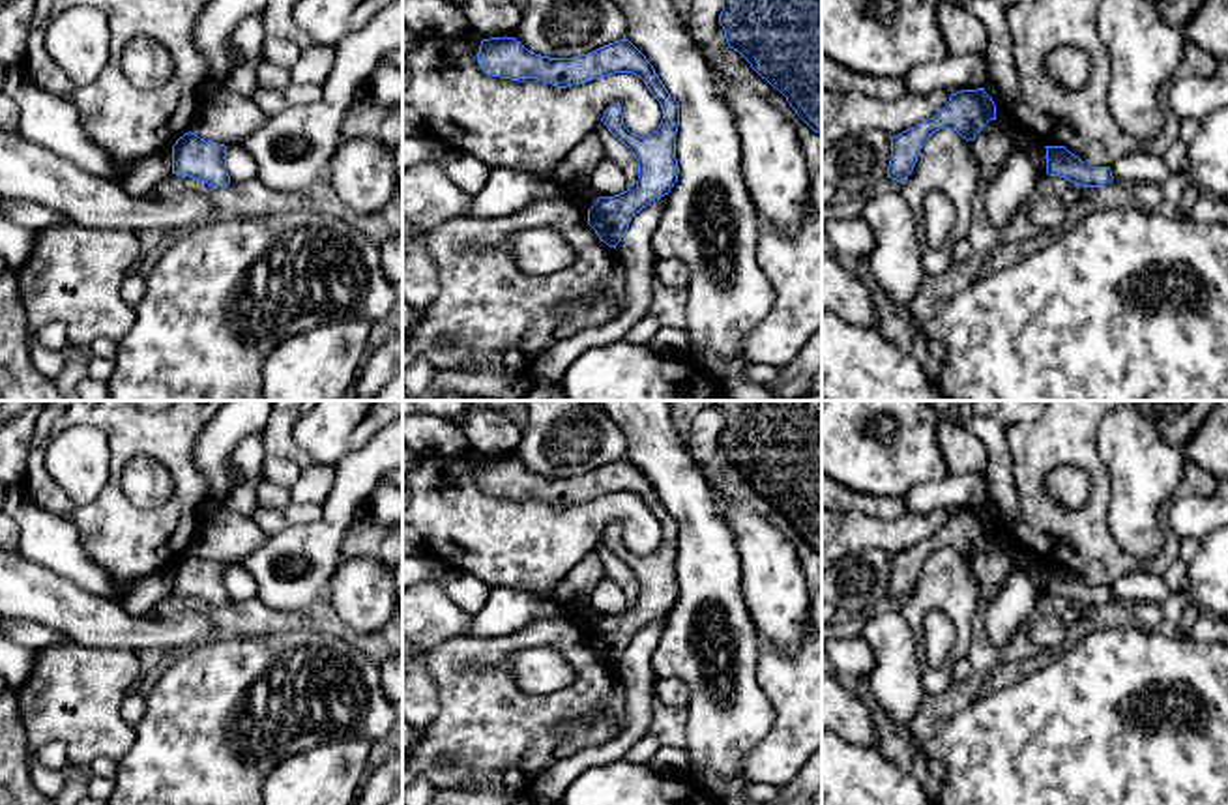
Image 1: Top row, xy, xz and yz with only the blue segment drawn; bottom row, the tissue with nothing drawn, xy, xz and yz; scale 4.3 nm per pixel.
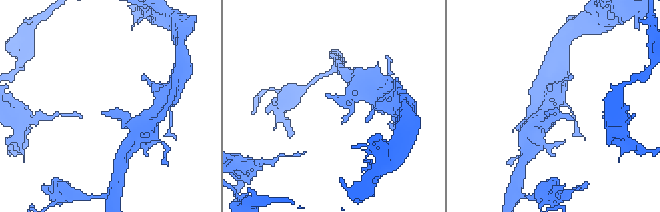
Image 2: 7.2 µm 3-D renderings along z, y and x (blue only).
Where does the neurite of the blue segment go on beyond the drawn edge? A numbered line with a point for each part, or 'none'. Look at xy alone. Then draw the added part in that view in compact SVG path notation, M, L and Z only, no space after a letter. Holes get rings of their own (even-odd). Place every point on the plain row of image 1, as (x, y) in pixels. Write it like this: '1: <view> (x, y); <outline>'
none

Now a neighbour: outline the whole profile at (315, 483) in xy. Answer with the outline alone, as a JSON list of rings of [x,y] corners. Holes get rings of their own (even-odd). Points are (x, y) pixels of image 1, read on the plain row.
[[[311,464],[301,470],[300,479],[290,487],[290,502],[324,505],[335,485],[335,466]]]

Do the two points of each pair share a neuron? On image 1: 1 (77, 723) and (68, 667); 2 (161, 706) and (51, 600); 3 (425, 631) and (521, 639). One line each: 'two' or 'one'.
1: one
2: two
3: two

